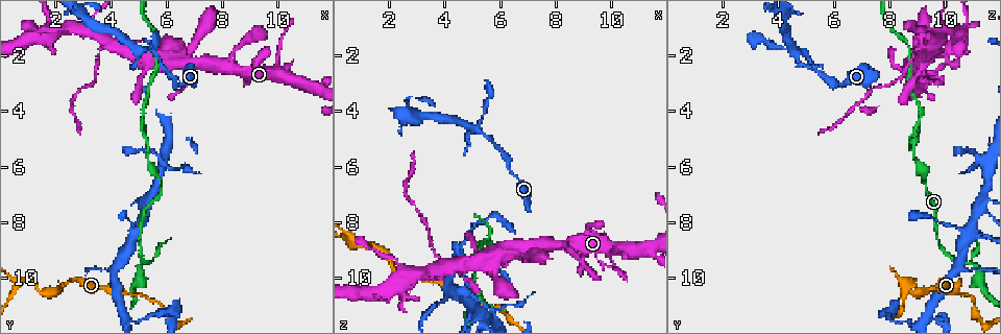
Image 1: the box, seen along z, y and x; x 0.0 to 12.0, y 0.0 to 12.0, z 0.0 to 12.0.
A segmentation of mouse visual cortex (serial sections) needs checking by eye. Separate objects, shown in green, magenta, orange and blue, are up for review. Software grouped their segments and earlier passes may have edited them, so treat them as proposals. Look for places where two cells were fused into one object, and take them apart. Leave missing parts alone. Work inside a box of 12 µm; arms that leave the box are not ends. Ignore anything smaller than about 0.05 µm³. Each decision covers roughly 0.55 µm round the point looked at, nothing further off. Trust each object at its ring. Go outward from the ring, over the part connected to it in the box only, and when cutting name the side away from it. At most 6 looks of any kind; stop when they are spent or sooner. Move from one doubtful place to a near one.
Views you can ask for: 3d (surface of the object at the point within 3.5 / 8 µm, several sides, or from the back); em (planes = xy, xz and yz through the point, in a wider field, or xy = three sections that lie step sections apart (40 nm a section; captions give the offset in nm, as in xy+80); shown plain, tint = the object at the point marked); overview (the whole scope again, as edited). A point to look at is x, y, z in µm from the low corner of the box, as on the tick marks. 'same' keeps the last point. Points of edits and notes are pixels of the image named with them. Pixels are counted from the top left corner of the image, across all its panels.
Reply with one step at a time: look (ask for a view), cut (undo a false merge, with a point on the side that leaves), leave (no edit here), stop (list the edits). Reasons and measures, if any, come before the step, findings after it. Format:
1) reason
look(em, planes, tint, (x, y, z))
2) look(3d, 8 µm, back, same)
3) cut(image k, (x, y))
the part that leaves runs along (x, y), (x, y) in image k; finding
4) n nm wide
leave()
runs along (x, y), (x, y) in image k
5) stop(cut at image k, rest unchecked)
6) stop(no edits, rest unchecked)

abrupt turn
look(3d, 3.5 µm, back, (8.3, 1.9, 8.9))

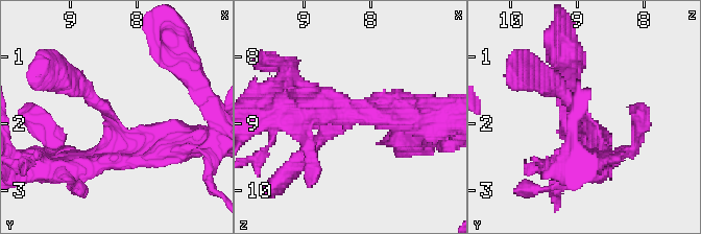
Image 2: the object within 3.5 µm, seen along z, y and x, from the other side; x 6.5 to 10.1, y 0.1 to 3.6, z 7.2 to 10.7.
arms of 200, 300 nm; now the EM
look(em, xy, step 2, tint, (8.35, 1.90, 8.85))

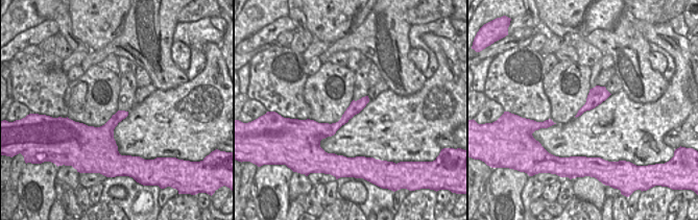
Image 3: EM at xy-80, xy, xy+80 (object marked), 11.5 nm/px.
leave()
runs along (365, 99), (332, 128), (309, 125) in image 3; all the same cell

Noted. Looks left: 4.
look(3d, 3.5 µm, (4.1, 1.6, 9.5))

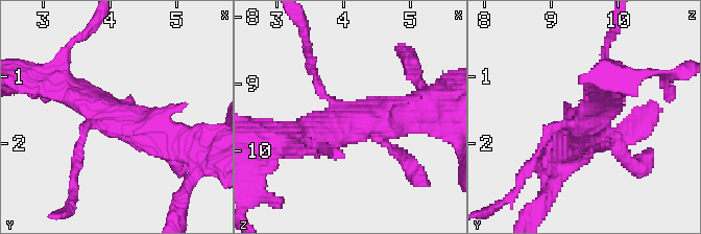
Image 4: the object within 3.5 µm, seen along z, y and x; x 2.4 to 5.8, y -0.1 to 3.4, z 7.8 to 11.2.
cut(image 4, (78, 145))
the part that leaves runs along (94, 123), (75, 159), (72, 201) in image 4; two cells meet here

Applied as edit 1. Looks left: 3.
redraw
look(overview)

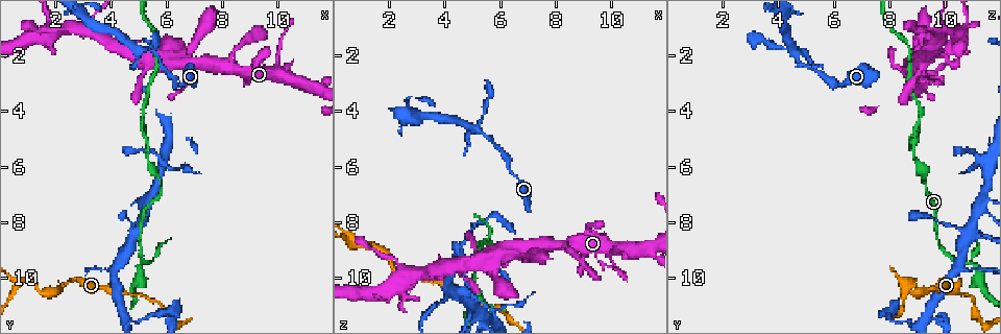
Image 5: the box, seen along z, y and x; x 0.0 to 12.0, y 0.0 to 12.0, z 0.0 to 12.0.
branch point
look(3d, 3.5 µm, (5.2, 1.9, 4.5))

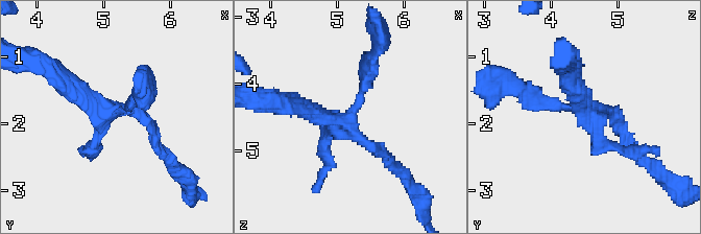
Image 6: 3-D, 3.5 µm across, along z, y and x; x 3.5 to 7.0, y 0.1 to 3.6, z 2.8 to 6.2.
shape alone is not enough
look(em, xy, step 5, tint, (5.10, 1.85, 4.55))

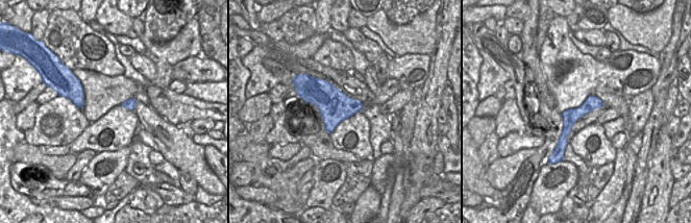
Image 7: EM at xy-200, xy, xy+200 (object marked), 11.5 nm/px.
leave()
runs along (155, 136), (136, 110), (101, 113), (56, 74) in image 6; all the same cell

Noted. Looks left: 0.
stop(cut at image 4, rest unchecked)

